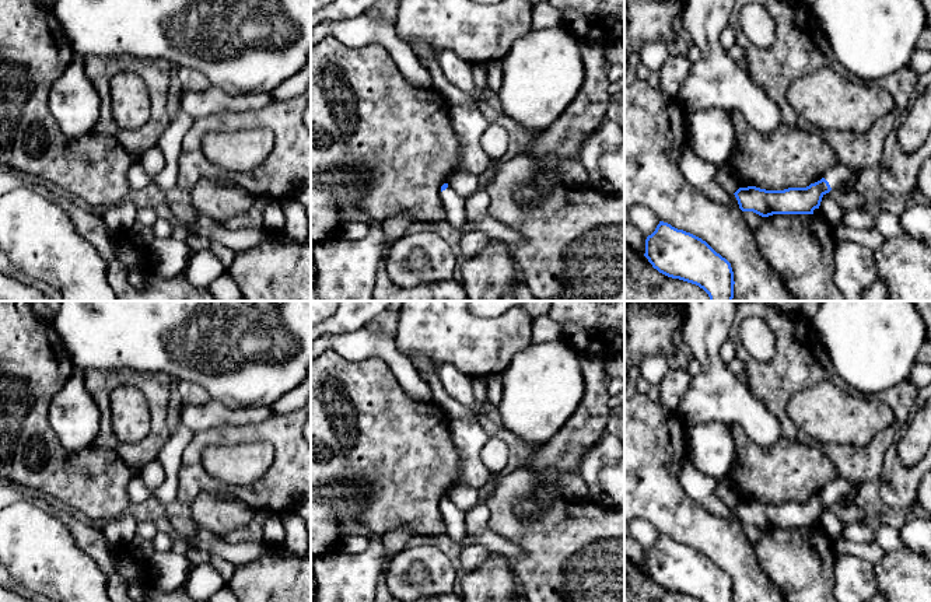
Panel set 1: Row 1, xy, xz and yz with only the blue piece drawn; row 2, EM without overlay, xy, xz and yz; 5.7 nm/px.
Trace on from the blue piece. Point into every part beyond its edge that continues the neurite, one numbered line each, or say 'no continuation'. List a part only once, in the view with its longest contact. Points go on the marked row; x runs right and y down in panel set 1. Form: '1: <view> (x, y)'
1: yz (842, 174)

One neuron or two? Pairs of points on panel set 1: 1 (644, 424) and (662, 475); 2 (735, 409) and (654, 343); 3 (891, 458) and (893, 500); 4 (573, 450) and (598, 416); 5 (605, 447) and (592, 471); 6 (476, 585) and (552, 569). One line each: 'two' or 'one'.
1: one
2: two
3: one
4: one
5: one
6: two

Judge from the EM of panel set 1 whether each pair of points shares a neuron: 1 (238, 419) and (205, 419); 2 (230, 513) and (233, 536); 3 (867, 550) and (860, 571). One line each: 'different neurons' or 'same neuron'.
1: same neuron
2: different neurons
3: different neurons

